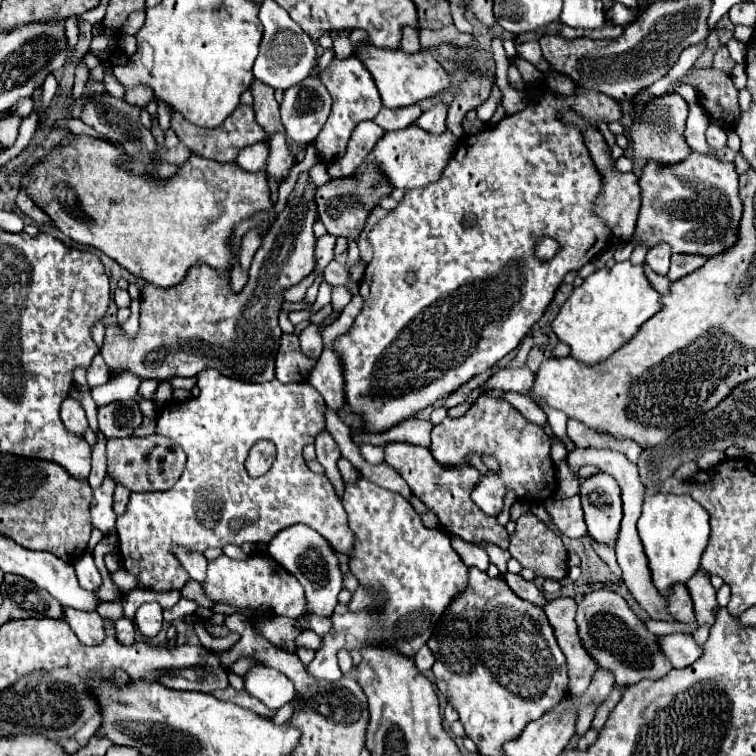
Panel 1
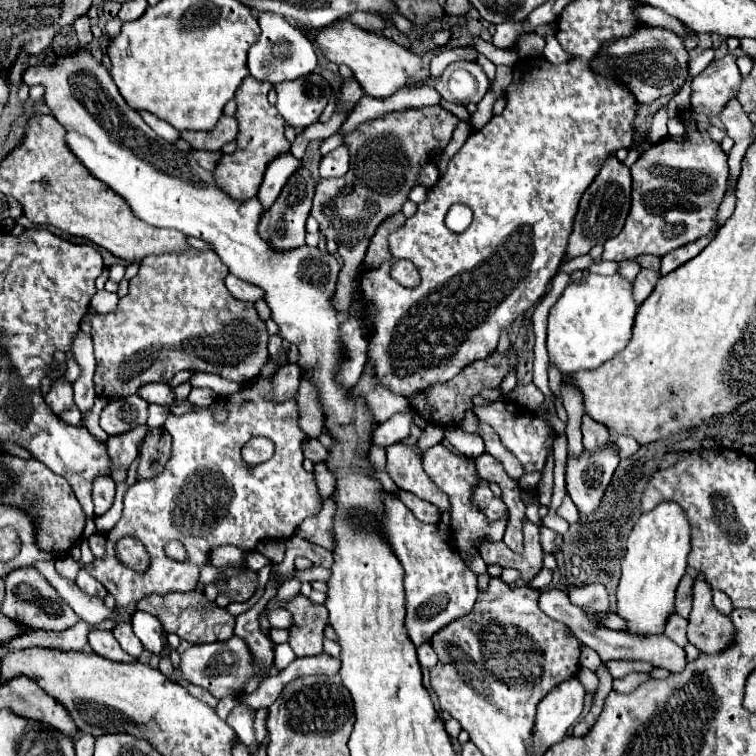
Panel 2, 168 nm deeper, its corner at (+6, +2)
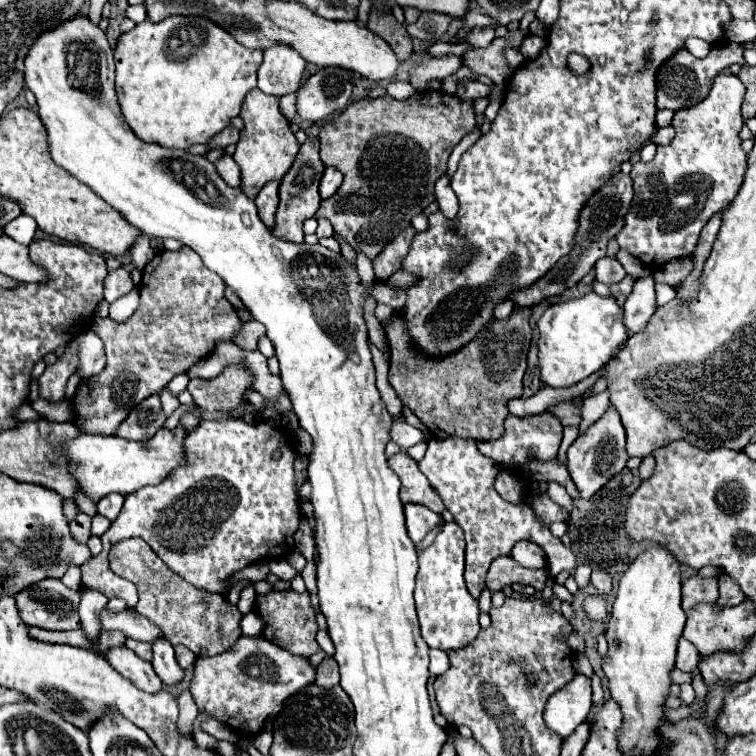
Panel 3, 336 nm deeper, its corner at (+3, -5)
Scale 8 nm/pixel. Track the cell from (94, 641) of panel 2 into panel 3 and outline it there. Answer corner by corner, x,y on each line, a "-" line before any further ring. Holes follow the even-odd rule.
112,646
112,648
108,648
108,652
104,656
114,670
118,670
122,676
132,680
138,688
142,688
146,692
156,692
162,688
162,680
156,676
152,664
138,658
126,646

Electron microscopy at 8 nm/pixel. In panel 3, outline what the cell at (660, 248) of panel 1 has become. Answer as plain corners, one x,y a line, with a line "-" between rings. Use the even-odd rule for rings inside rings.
652,276
634,282
632,294
624,302
624,324
630,332
640,332
646,328
650,316
656,310
656,292

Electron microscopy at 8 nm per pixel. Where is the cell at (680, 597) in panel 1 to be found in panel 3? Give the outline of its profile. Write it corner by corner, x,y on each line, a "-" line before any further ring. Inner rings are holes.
692,576
682,582
682,610
690,612
698,604
712,604
718,598
718,580

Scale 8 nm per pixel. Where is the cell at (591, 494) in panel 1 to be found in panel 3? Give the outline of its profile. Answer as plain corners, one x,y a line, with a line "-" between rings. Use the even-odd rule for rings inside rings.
610,406
606,414
594,422
584,434
580,434
574,444
568,448
568,472
580,492
582,500
592,498
614,474
618,474
628,462
628,452
626,452
626,434
620,422
620,416
614,412

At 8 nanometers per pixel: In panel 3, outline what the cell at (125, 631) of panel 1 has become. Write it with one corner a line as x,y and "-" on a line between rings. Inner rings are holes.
128,638
128,640
124,642
124,646
130,648
130,650
134,650
142,660
150,660
150,658
152,658
152,648
150,648
146,642
138,642
138,640

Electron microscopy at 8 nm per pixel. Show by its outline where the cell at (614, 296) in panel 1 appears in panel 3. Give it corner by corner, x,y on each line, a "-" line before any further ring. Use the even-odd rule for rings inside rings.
596,292
552,304
538,320
542,382
552,388
566,388
606,366
612,354
628,340
622,312
614,296
598,296

